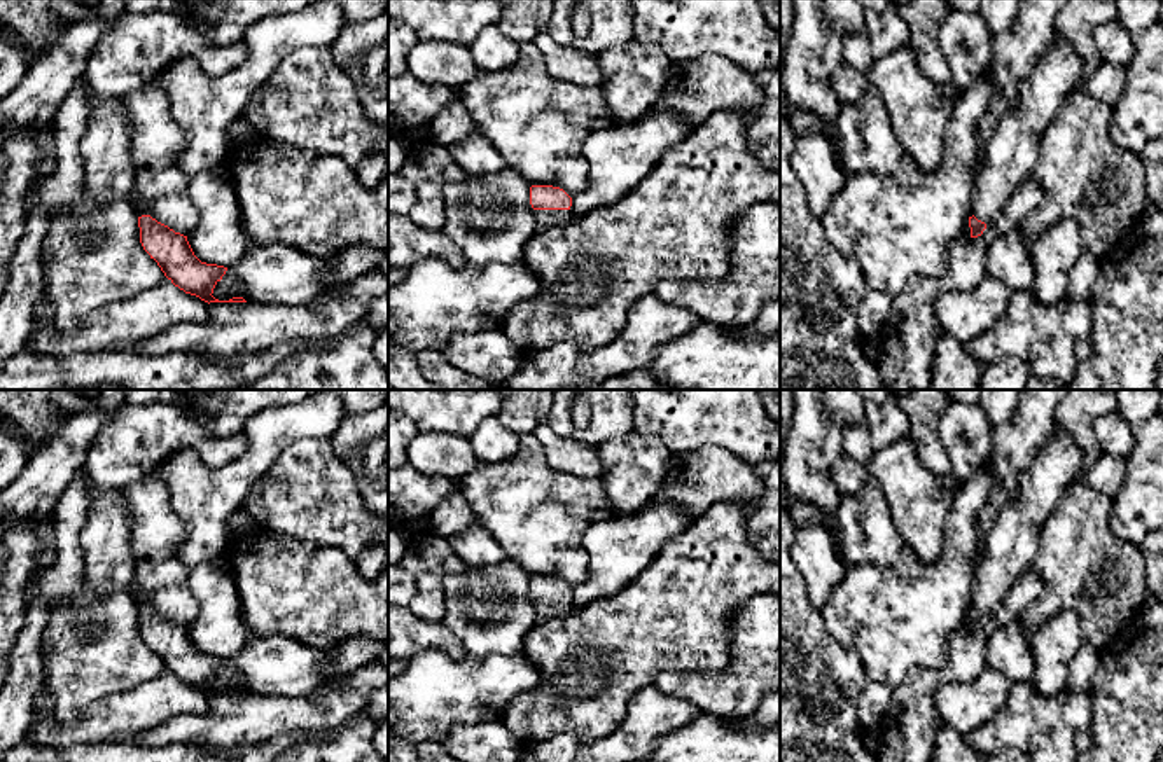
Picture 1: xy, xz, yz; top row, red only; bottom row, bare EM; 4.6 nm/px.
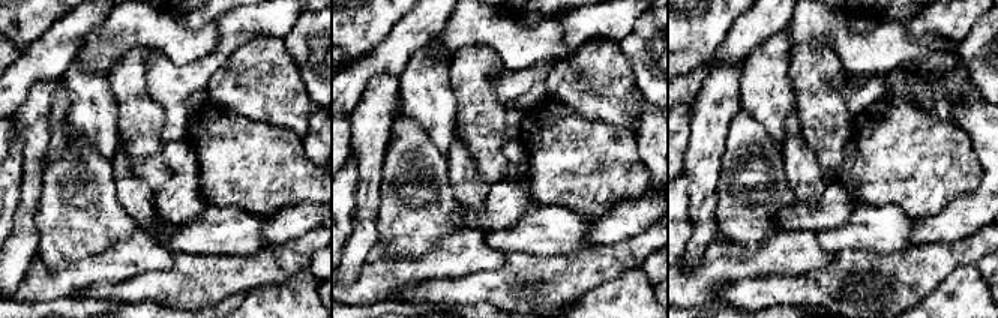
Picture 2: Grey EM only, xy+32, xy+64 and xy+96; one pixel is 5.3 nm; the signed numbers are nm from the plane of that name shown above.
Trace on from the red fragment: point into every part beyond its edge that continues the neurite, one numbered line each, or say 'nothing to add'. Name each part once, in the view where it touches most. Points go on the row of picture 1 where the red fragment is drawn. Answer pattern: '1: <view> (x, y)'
1: xz (546, 219)

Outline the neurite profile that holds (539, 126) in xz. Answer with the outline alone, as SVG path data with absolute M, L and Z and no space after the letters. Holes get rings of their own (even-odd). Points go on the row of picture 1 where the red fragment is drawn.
M535 42L519 45L518 59L500 72L479 73L458 89L477 131L502 159L521 173L532 185L563 189L572 199L589 184L589 164L582 152L593 131L616 124L598 87L579 87L554 79Z

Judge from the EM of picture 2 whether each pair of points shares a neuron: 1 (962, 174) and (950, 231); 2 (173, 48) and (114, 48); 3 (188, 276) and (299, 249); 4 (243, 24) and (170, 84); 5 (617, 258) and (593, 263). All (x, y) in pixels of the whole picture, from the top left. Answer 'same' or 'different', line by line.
1: different
2: same
3: same
4: same
5: same

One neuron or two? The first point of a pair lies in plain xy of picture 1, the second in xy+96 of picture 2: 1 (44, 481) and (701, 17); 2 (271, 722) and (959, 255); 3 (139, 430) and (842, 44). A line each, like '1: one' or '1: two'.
1: two
2: one
3: one

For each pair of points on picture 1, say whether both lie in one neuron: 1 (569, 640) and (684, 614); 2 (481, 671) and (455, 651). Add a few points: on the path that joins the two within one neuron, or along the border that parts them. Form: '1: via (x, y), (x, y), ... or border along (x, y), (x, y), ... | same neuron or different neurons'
1: via (597, 640), (628, 640), (656, 624) | same neuron
2: border along (425, 649), (441, 649), (455, 659), (467, 658) | different neurons

